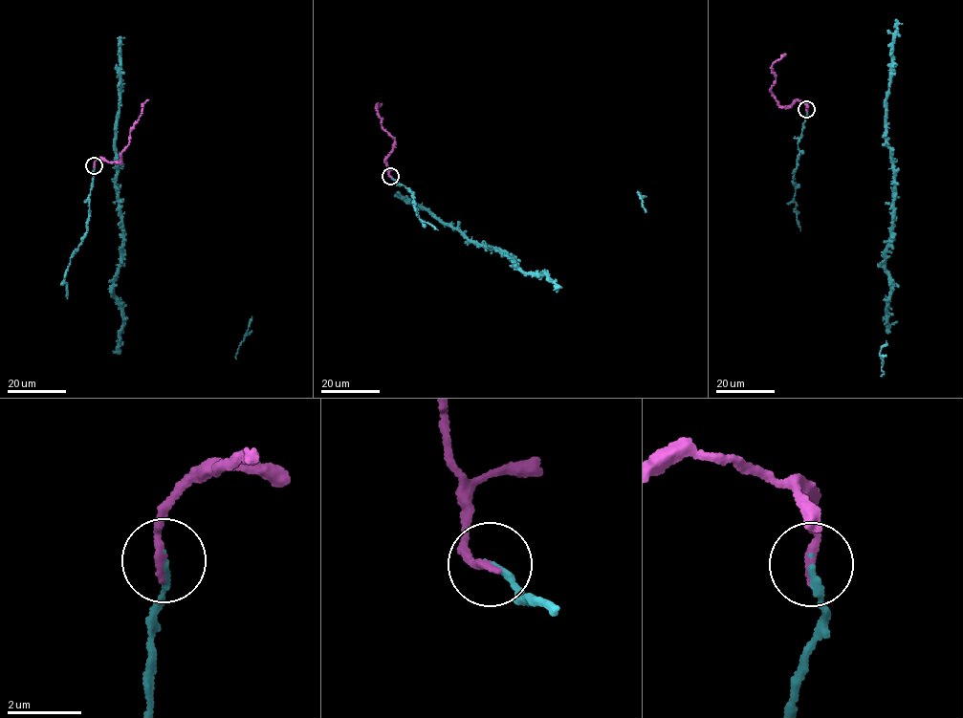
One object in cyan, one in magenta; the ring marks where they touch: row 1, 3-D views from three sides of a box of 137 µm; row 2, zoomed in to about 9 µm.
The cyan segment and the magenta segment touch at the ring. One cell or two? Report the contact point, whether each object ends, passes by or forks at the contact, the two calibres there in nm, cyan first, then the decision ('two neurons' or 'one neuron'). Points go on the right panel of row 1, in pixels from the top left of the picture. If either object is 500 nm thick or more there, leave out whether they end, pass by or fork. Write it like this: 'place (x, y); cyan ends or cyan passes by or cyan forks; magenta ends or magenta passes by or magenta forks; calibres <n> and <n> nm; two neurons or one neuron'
place (806, 109); cyan ends; magenta ends; calibres 180 and 240 nm; two neurons

